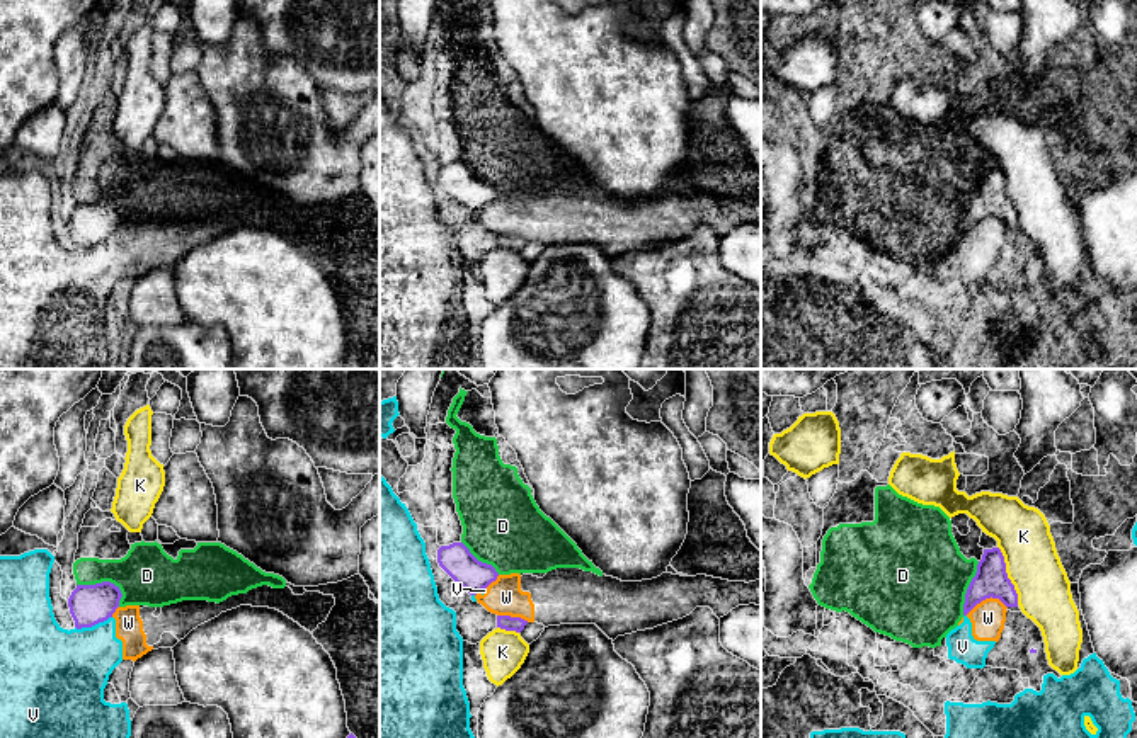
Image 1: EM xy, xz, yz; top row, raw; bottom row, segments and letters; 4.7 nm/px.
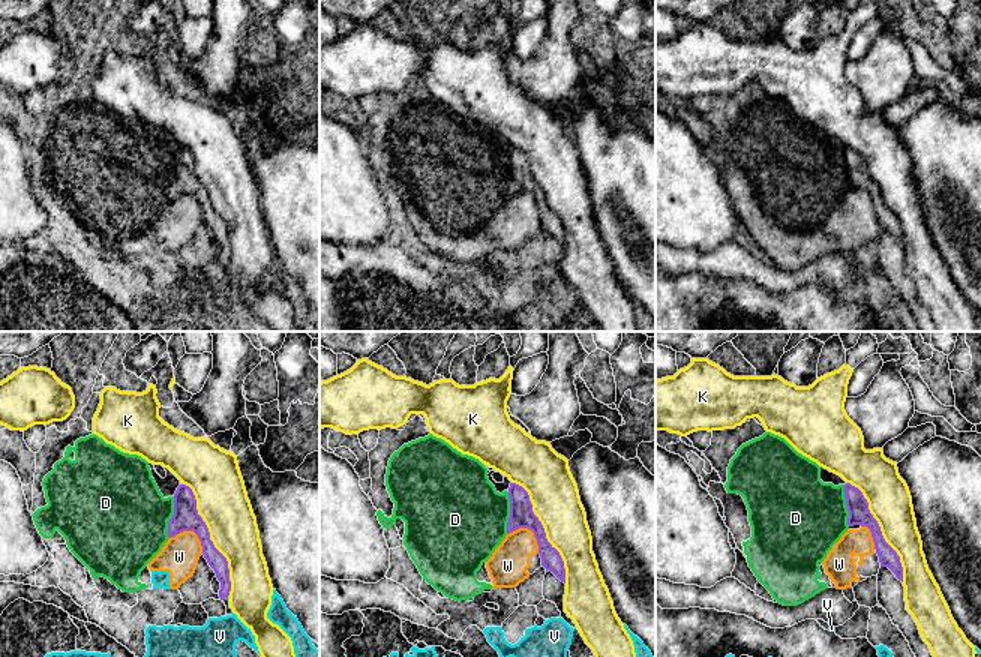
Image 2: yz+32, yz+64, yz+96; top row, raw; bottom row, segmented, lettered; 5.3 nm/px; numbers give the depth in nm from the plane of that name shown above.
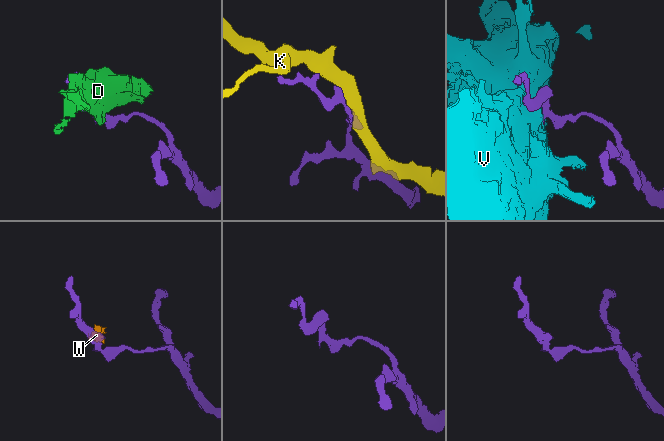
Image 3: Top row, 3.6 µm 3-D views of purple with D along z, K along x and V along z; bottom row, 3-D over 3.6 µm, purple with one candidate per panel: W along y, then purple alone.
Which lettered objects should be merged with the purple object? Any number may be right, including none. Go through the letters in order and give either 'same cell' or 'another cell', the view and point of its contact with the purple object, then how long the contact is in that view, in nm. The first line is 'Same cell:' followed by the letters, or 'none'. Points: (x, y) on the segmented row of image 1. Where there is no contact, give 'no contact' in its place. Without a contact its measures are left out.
Same cell: none
D: another cell; contact xy (106, 582); length 240 nm
K: another cell; contact yz (1006, 575); length 300 nm
V: another cell; contact xy (92, 624); length 190 nm
W: another cell; contact yz (986, 597); length 200 nm

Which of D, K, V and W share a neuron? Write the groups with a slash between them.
D / K / V W

